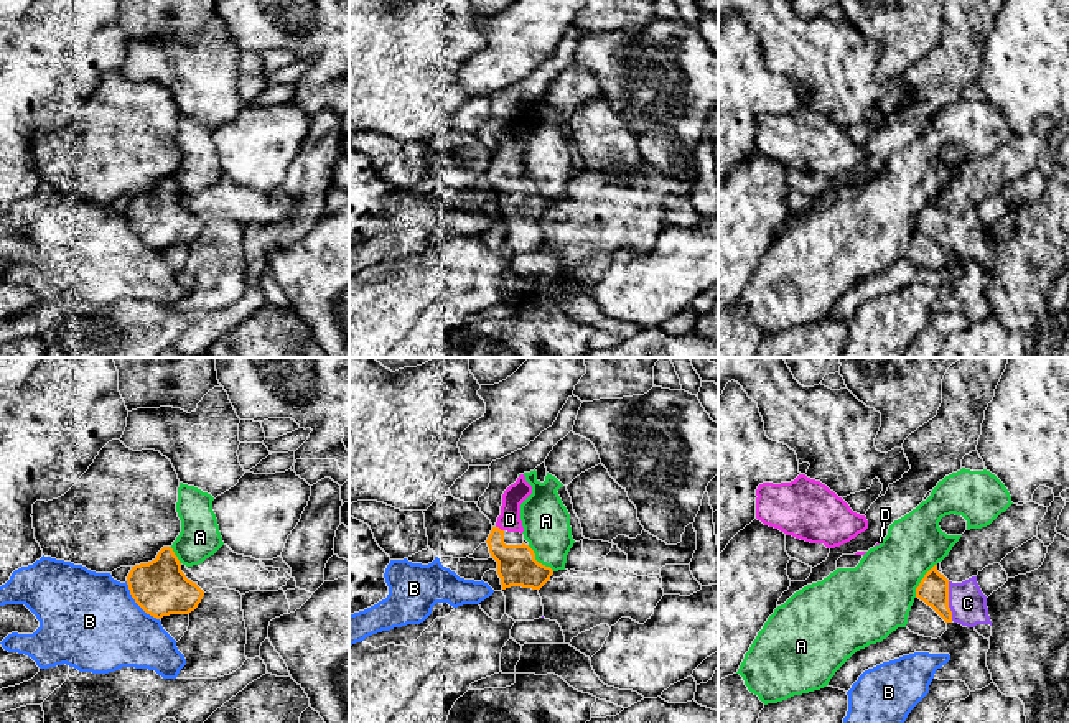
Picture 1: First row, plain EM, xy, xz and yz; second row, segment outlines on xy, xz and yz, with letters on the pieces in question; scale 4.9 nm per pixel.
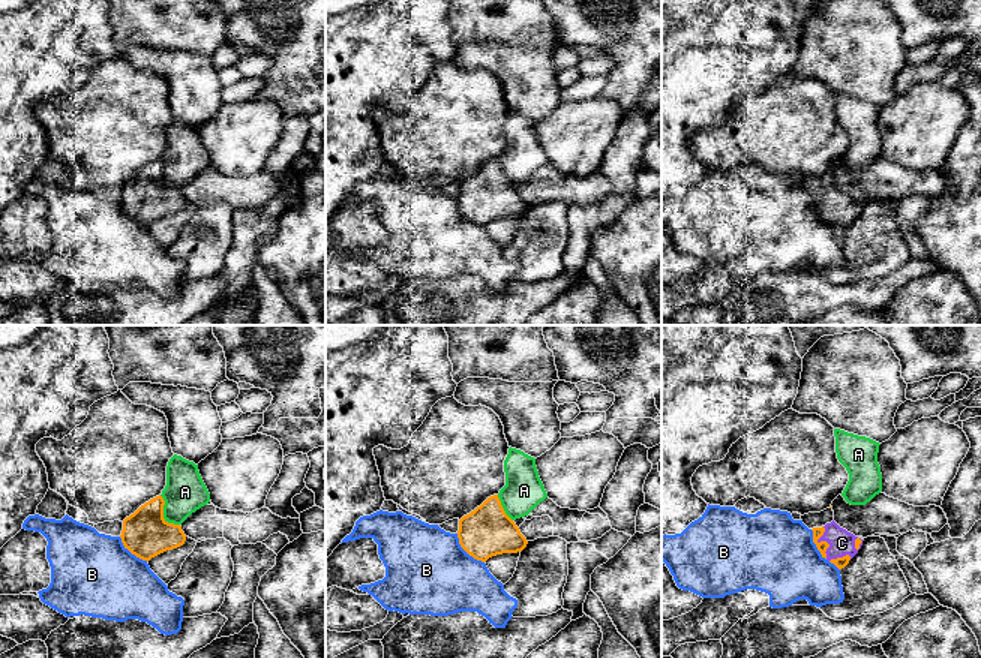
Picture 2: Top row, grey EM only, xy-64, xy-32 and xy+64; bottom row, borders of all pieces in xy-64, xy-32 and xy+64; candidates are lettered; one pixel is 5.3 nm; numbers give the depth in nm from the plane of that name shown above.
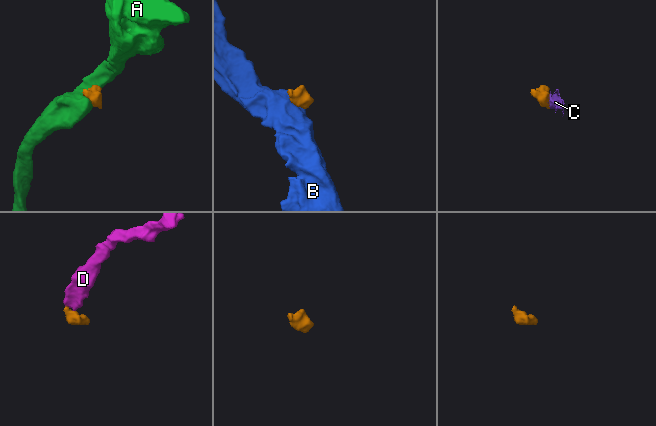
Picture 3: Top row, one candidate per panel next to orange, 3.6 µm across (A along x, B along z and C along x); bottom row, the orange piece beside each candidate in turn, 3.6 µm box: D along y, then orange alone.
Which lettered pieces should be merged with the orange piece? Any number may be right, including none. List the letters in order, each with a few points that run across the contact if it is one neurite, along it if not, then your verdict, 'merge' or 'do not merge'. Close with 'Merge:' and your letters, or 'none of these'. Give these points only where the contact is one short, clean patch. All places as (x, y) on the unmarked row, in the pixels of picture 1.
A: yz (936, 195), (921, 211), (914, 228) | do not merge
B: xy (126, 213), (130, 228), (158, 251) | do not merge
C: merge
D: xz (516, 195), (498, 177), (498, 158), (509, 150) | merge
Merge: C, D

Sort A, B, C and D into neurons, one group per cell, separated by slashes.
A / B / C D

